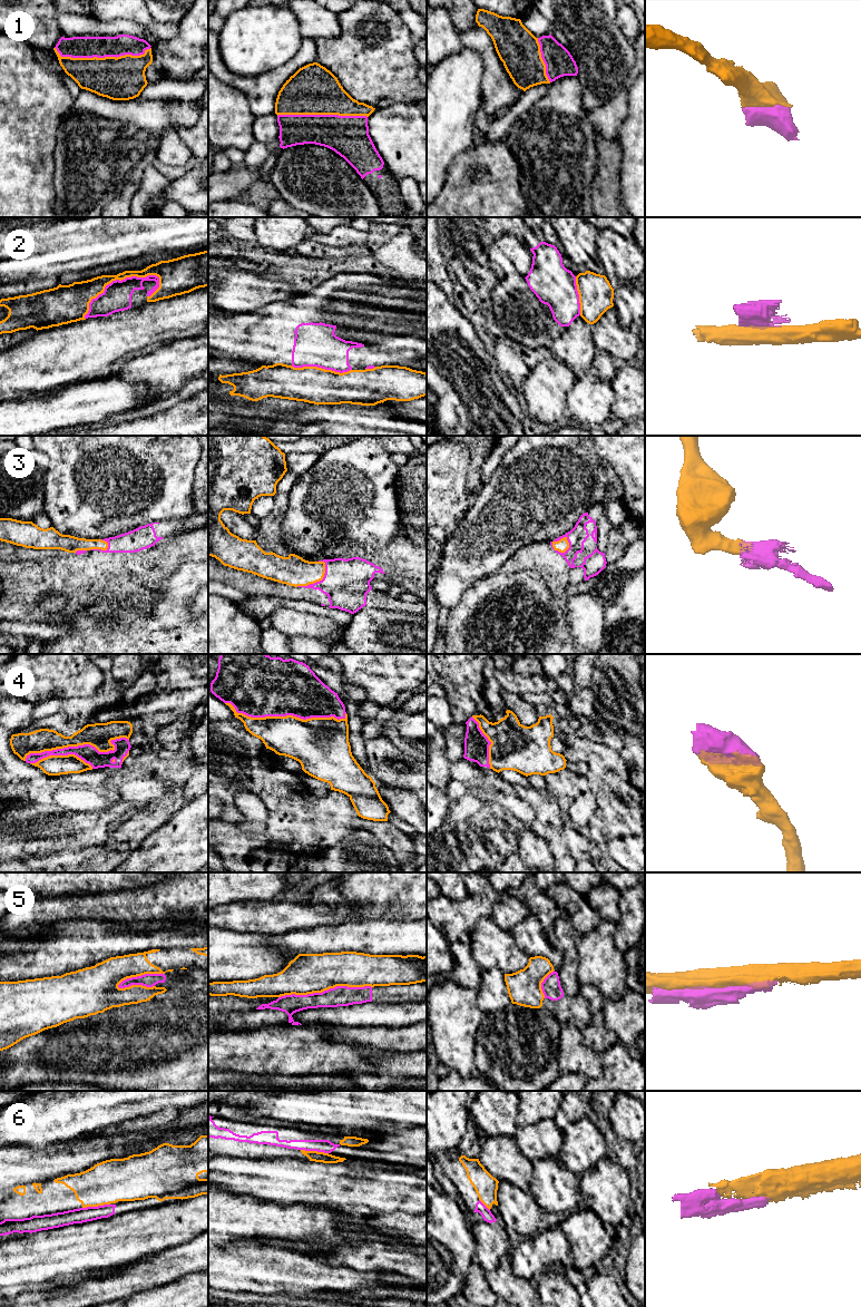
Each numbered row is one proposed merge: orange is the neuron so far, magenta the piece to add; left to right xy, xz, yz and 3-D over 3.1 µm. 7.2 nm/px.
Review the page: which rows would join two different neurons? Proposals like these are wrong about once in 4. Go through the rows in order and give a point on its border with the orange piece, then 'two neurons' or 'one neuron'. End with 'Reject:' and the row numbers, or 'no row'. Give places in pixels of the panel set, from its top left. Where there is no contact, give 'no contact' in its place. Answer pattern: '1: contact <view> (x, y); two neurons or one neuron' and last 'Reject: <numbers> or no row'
1: contact xy (101, 58); one neuron
2: contact xy (116, 279); two neurons
3: contact xz (316, 581); one neuron
4: contact xz (285, 717); one neuron
5: contact xz (324, 989); two neurons
6: contact xy (96, 1206); one neuron
Reject: 2, 5

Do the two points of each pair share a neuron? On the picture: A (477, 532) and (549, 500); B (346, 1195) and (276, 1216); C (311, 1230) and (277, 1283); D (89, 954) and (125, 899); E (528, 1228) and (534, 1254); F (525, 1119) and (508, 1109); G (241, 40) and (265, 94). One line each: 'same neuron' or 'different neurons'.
A: same neuron
B: different neurons
C: different neurons
D: different neurons
E: different neurons
F: different neurons
G: different neurons

